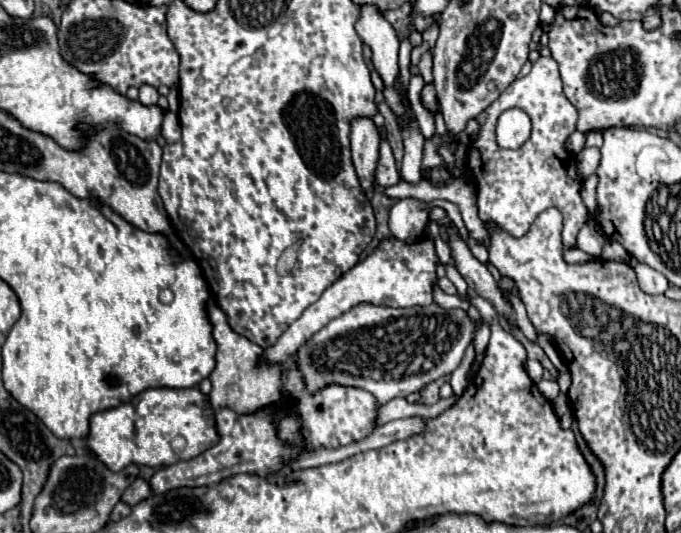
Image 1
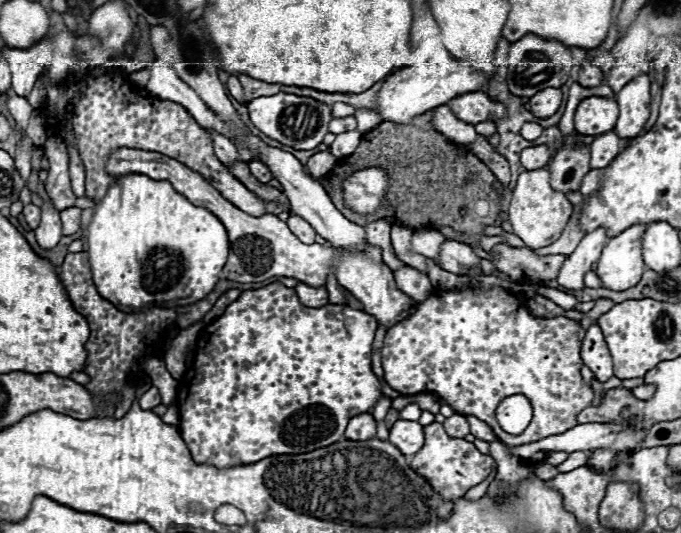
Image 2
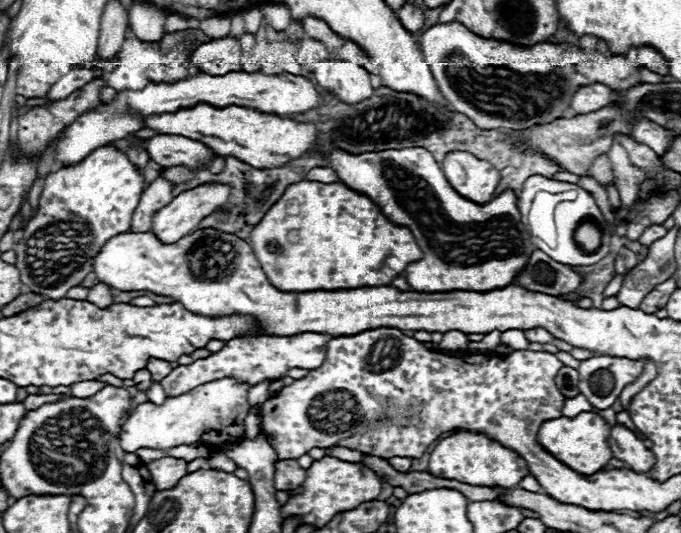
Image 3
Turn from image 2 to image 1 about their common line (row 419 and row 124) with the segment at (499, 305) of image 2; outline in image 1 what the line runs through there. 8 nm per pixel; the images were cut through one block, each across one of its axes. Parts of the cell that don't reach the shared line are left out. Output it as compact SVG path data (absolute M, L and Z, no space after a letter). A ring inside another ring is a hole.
M540 56L528 76L514 80L498 100L494 100L484 112L474 118L480 126L478 136L472 140L468 154L468 172L476 184L478 214L484 224L498 226L514 238L522 238L538 214L548 208L558 208L564 216L562 242L566 248L576 246L580 228L588 222L590 212L580 196L582 178L578 174L574 158L566 150L568 136L576 130L578 110L562 94L562 80L554 58ZM508 108L524 110L532 120L532 136L518 150L504 150L496 144L496 120Z

